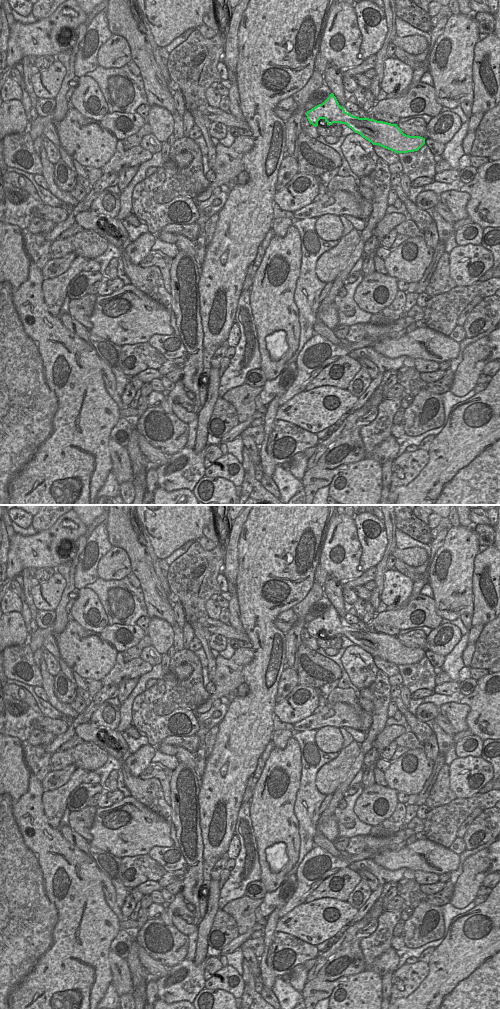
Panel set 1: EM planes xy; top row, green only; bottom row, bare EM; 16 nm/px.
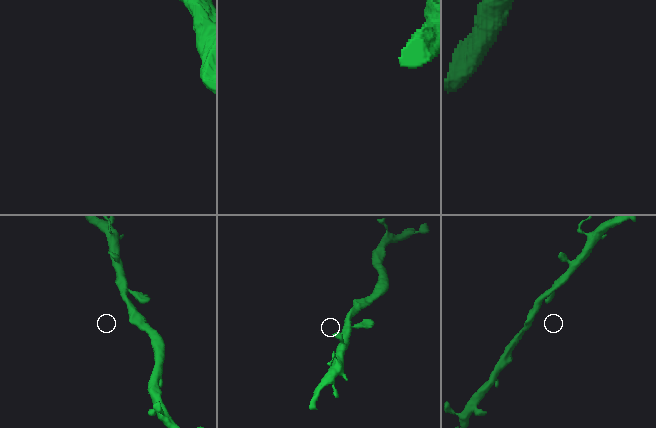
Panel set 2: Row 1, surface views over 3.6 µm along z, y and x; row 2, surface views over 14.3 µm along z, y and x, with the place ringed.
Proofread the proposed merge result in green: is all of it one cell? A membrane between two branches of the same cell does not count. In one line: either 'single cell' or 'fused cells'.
single cell

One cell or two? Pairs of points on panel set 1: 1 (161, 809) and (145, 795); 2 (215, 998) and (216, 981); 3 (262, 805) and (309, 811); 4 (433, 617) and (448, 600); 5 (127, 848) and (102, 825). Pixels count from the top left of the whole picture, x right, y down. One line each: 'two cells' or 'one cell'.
1: one cell
2: two cells
3: two cells
4: two cells
5: one cell

